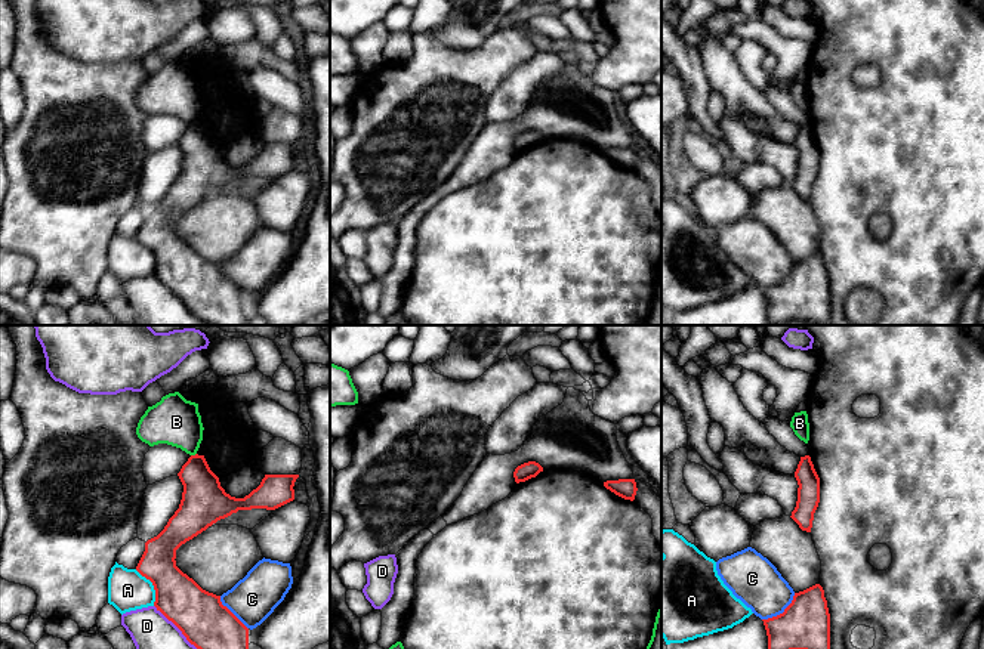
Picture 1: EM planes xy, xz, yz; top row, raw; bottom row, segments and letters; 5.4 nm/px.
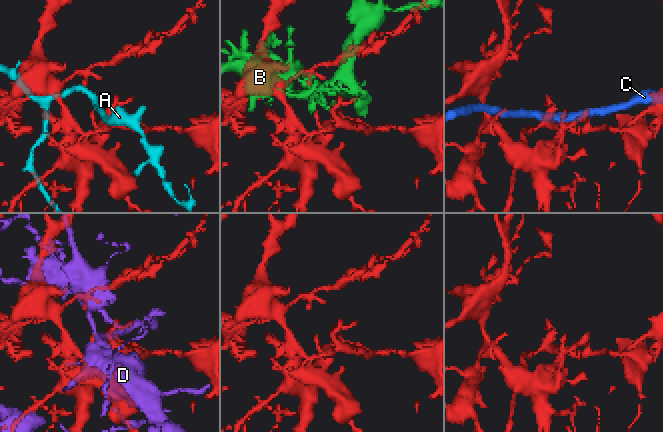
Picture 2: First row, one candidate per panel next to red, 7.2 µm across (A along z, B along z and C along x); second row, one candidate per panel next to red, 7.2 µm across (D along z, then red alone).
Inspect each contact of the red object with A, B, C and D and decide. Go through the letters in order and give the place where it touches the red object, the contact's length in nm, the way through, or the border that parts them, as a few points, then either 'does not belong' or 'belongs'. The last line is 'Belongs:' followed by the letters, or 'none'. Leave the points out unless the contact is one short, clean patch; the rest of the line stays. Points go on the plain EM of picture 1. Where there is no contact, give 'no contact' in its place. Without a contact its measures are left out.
A: contact xy (153, 253); length 220 nm; does not belong
B: contact xy (193, 124); length 40 nm; belongs
C: contact yz (783, 281); length 240 nm; does not belong
D: contact xy (182, 302); length 420 nm; does not belong
Belongs: B

